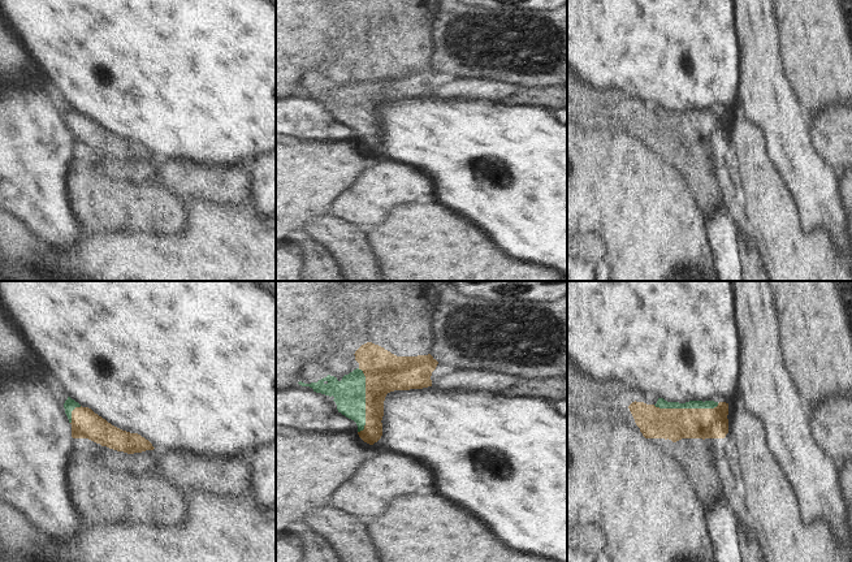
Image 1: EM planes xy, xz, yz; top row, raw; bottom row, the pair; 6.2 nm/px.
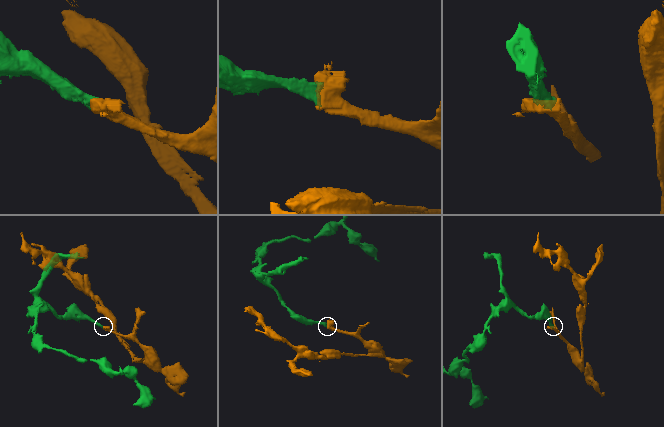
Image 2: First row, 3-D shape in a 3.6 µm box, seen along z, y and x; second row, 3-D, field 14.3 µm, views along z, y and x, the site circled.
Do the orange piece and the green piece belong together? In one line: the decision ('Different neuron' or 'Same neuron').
Same neuron.

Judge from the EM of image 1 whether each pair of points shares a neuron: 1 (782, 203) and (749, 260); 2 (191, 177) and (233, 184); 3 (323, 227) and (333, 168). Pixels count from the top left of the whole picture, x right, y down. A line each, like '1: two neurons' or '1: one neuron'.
1: two neurons
2: one neuron
3: two neurons

